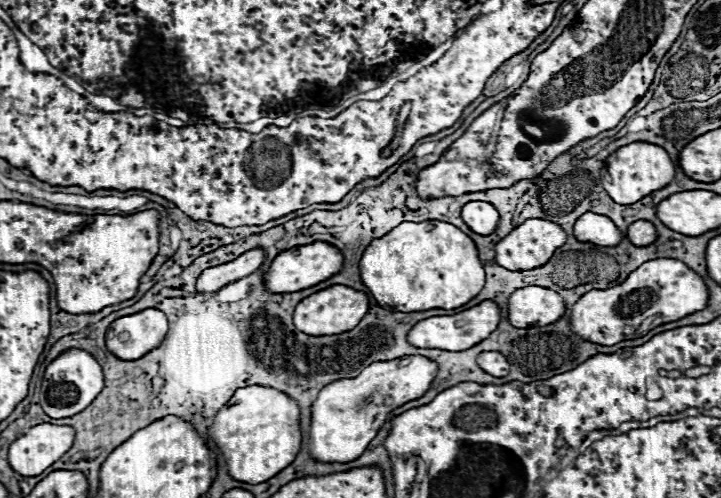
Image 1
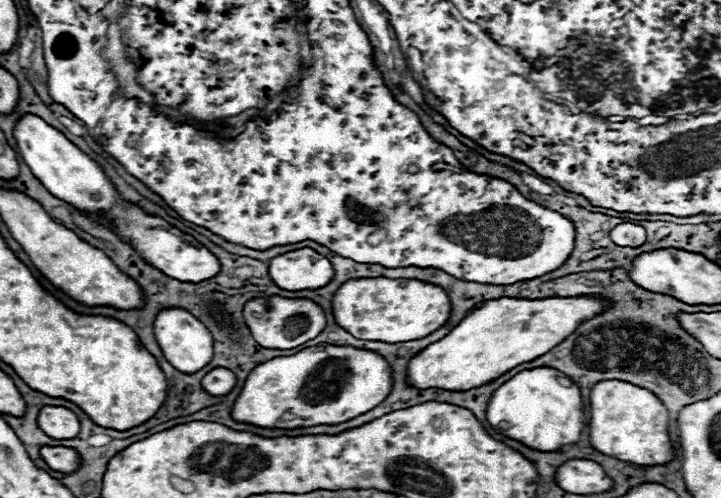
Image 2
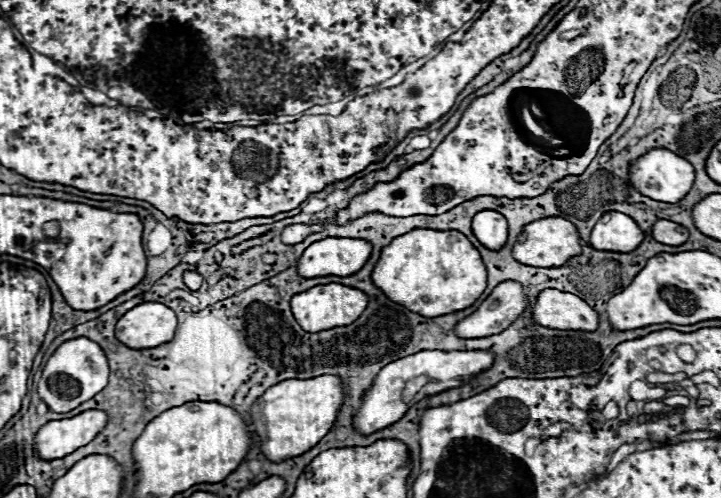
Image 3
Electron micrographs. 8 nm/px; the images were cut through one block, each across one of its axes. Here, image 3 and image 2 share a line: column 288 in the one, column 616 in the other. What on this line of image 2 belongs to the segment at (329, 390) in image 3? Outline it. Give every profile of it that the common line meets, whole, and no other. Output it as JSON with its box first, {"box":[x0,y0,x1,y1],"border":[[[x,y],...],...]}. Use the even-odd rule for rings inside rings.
{"box":[590,380,674,464],"border":[[[602,380],[590,390],[590,444],[598,452],[618,456],[632,464],[666,464],[674,458],[674,448],[666,432],[668,410],[646,388],[622,380]]]}

